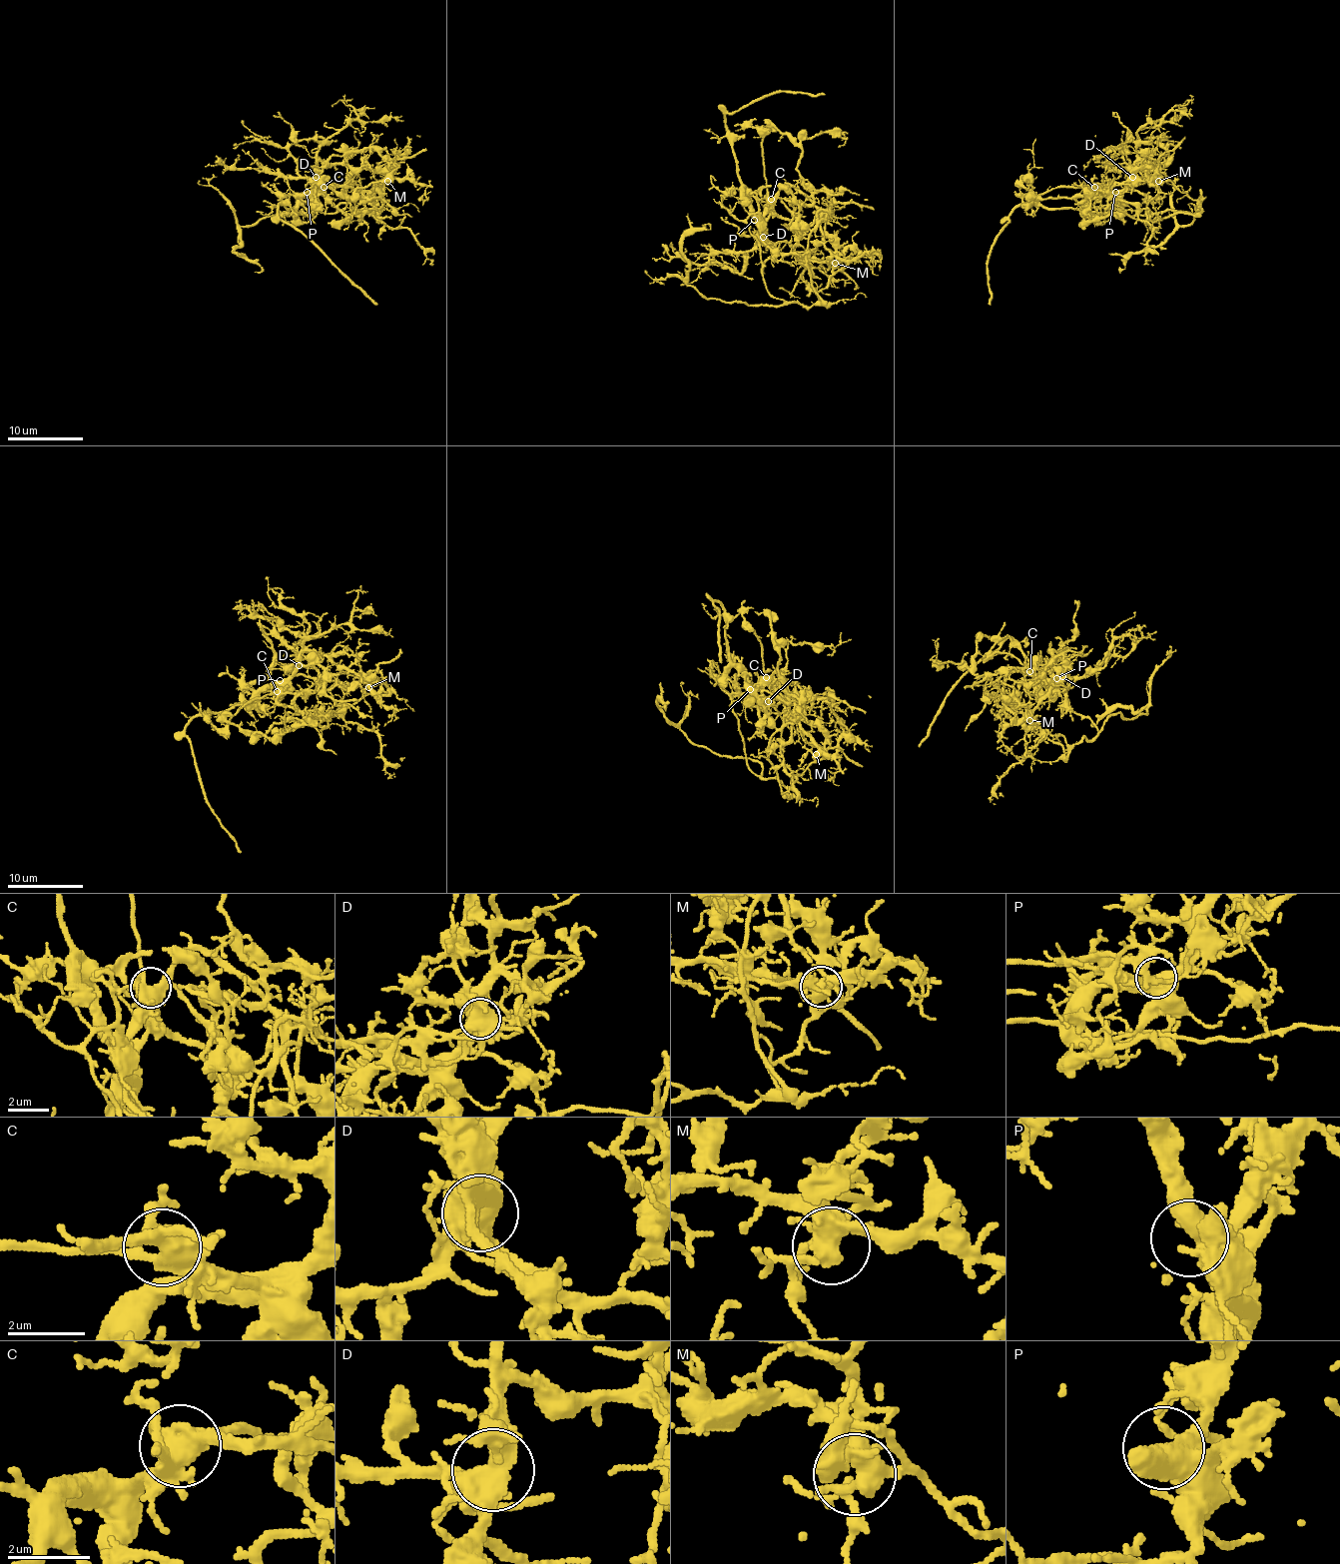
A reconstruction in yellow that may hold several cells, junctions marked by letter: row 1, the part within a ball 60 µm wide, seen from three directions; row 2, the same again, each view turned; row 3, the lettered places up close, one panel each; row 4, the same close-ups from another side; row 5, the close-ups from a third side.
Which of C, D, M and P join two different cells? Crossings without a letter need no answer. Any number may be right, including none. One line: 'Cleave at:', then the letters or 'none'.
Cleave at: none

